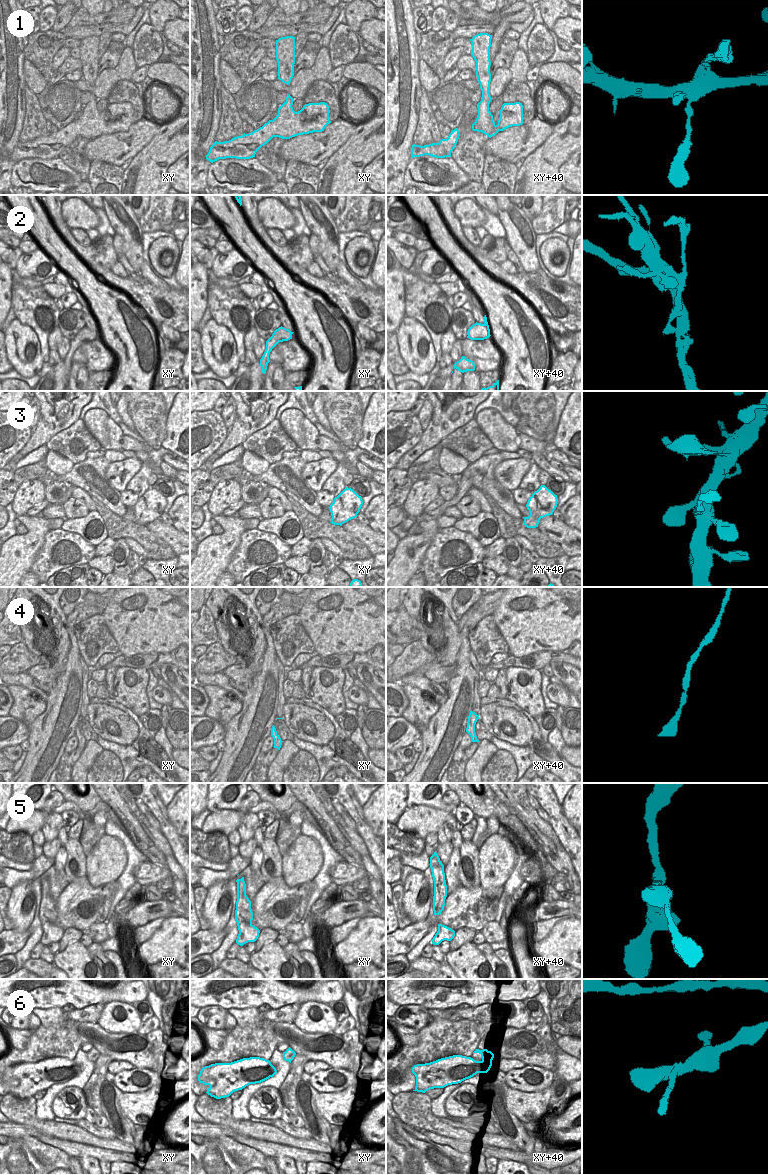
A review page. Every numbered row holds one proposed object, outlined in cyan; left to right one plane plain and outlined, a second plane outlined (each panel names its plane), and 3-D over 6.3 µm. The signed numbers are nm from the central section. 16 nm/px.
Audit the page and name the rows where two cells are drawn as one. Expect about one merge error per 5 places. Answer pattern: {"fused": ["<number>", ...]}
{"fused": ["2"]}

